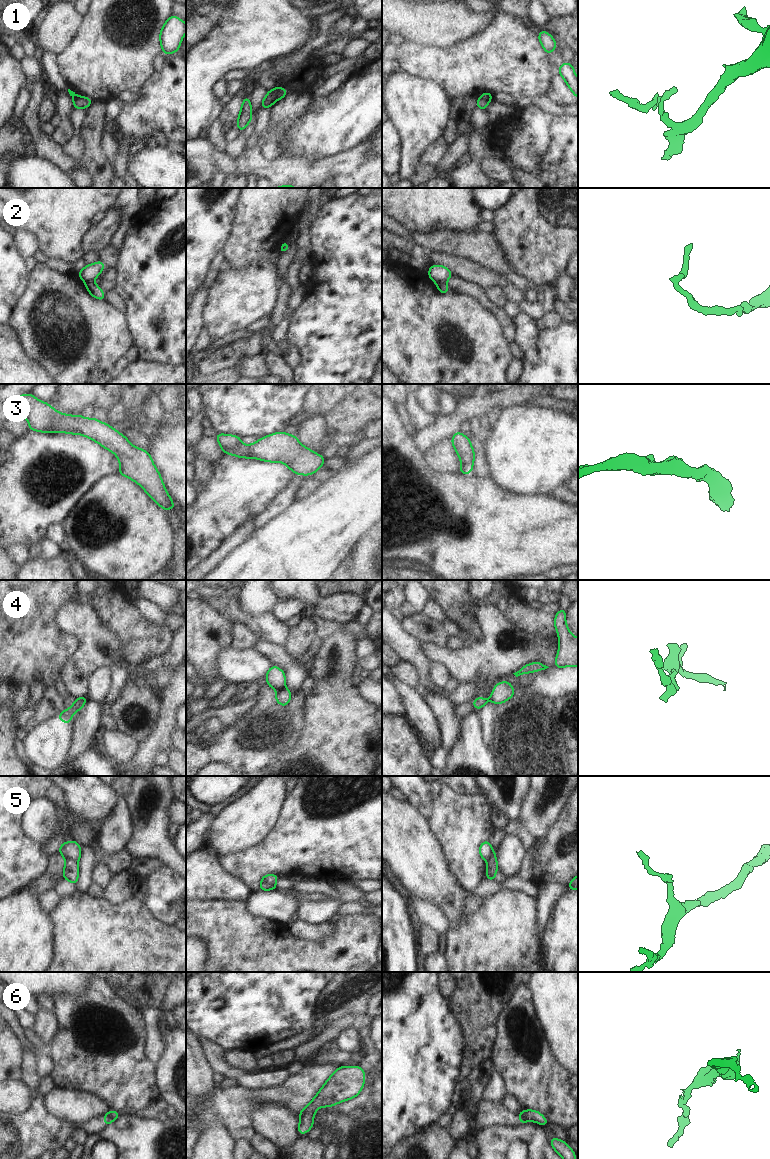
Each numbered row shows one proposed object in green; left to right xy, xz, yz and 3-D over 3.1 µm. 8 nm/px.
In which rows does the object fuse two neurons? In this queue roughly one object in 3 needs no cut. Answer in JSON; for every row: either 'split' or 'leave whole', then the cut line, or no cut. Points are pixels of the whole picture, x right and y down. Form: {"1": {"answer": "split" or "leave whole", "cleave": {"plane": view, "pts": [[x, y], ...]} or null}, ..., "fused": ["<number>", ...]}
{"1": {"answer": "split", "cleave": {"plane": "yz", "pts": [[479, 97], [489, 100]]}}, "2": {"answer": "split", "cleave": {"plane": "yz", "pts": [[445, 280], [440, 280], [436, 283]]}}, "3": {"answer": "leave whole", "cleave": null}, "4": {"answer": "split", "cleave": {"plane": "xz", "pts": [[283, 687], [277, 691]]}}, "5": {"answer": "split", "cleave": {"plane": "xz", "pts": [[261, 882], [265, 882], [270, 889]]}}, "6": {"answer": "split", "cleave": {"plane": "xy", "pts": [[107, 1113], [113, 1120]]}}, "fused": ["1", "2", "4", "5", "6"]}

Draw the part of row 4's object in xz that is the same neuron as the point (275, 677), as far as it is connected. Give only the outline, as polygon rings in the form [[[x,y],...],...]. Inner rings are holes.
[[[272,665],[265,675],[269,687],[280,690],[285,687],[285,672],[275,665]]]

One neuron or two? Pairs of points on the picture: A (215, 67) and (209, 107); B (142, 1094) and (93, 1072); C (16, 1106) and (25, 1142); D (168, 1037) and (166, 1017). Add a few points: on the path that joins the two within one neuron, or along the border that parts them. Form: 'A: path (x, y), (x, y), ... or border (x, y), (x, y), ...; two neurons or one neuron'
A: path (206, 77), (206, 97); one neuron
B: path (130, 1085), (117, 1072), (105, 1072); one neuron
C: border (32, 1100), (22, 1113), (10, 1115); two neurons
D: border (174, 1022), (161, 1033); two neurons

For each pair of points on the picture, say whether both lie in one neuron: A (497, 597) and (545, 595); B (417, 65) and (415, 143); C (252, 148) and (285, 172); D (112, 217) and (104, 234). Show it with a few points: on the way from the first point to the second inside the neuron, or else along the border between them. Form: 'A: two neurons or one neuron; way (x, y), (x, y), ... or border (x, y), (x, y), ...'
A: two neurons; border (557, 603), (547, 603), (545, 605)
B: two neurons; border (396, 68), (413, 76), (431, 79), (439, 85)
C: one neuron; way (256, 157), (267, 168), (276, 171)
D: one neuron; way (111, 221), (104, 230)

